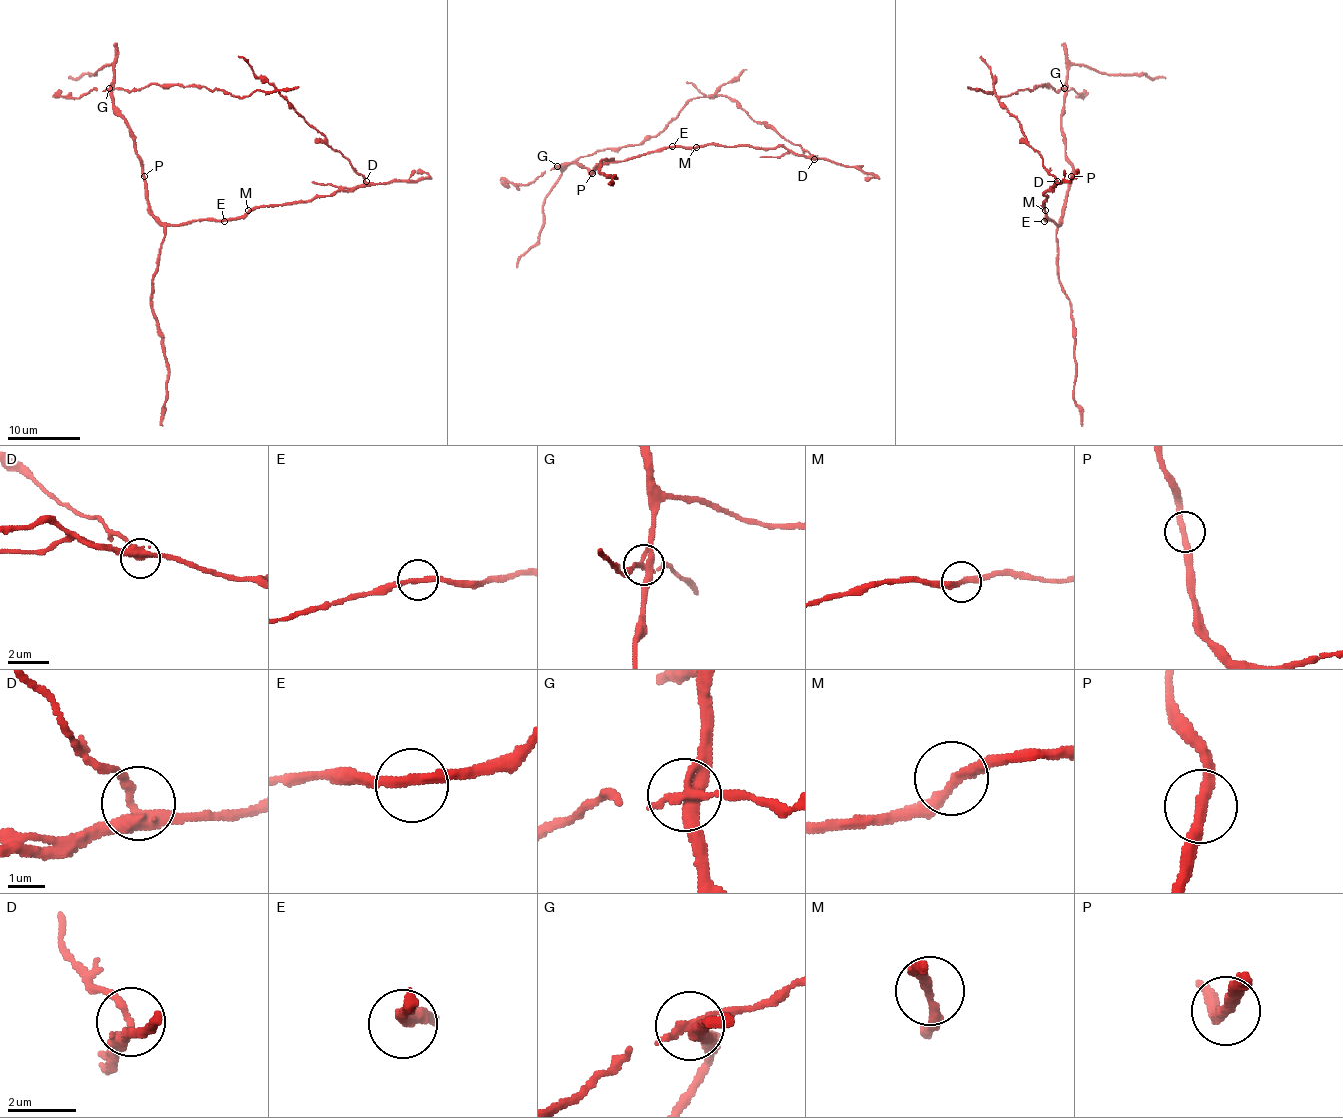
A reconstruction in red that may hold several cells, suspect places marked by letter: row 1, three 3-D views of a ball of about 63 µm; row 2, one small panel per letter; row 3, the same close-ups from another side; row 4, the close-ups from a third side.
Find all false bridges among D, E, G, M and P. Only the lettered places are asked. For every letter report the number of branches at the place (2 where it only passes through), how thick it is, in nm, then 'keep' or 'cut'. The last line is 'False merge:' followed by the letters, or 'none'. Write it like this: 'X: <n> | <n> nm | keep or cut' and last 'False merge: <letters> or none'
D: 3 | 320 nm | keep
E: 2 | 240 nm | keep
G: 3 | 320 nm | cut
M: 2 | 280 nm | keep
P: 2 | 280 nm | keep
False merge: G

